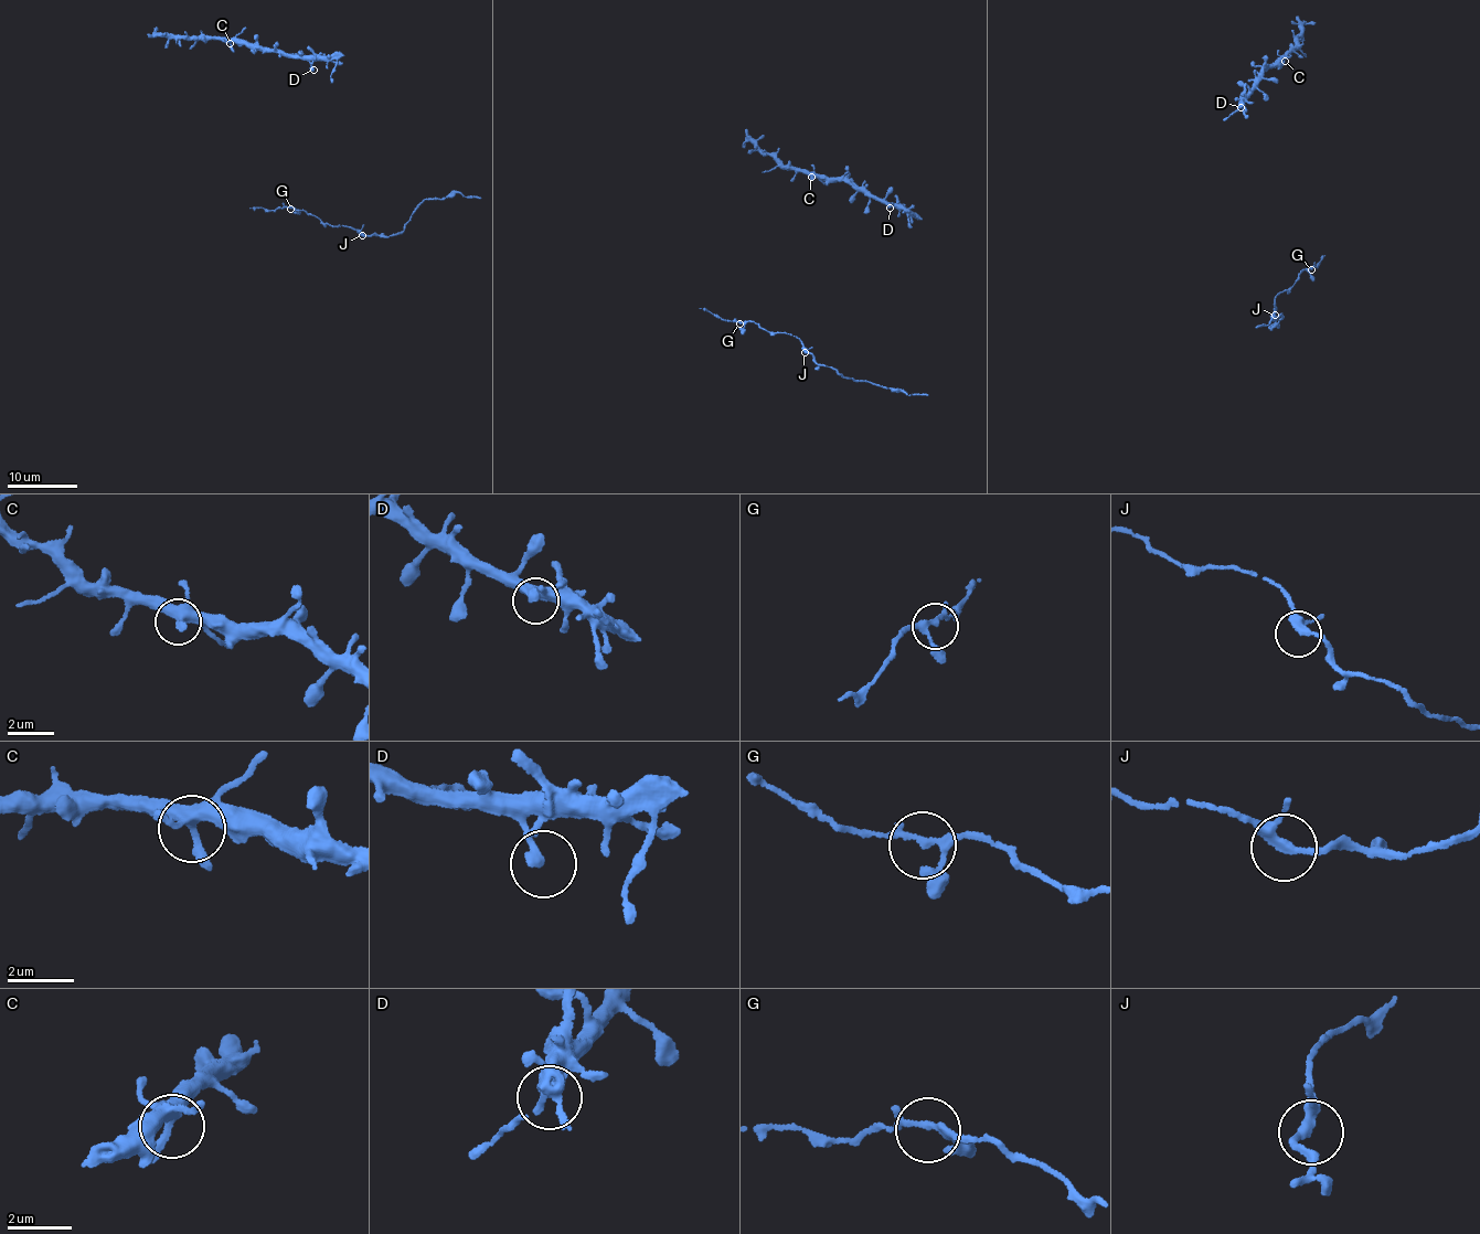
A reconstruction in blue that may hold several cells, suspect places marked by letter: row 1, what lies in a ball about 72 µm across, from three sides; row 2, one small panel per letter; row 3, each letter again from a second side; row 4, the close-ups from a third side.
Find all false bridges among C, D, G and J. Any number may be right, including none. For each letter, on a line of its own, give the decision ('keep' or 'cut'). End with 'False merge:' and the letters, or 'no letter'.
C: keep
D: keep
G: keep
J: keep
False merge: no letter

